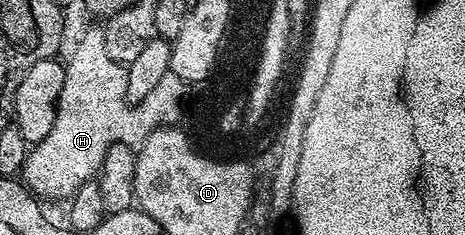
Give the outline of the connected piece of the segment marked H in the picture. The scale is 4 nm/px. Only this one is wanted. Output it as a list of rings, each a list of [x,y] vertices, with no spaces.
[[[87,30],[83,39],[75,46],[71,59],[66,59],[67,75],[61,88],[57,116],[53,120],[53,128],[49,128],[49,136],[45,140],[34,143],[30,147],[27,159],[23,161],[21,171],[22,181],[28,190],[40,199],[63,198],[70,199],[81,184],[92,181],[102,168],[106,150],[118,142],[130,143],[140,133],[144,123],[144,112],[126,102],[127,66],[117,63],[109,56],[105,48],[103,30]]]

